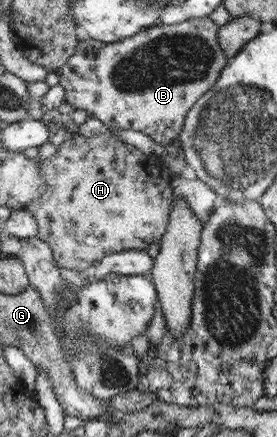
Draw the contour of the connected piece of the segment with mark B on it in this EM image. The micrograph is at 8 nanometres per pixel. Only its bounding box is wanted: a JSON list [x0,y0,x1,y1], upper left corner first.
[58,17,227,146]

